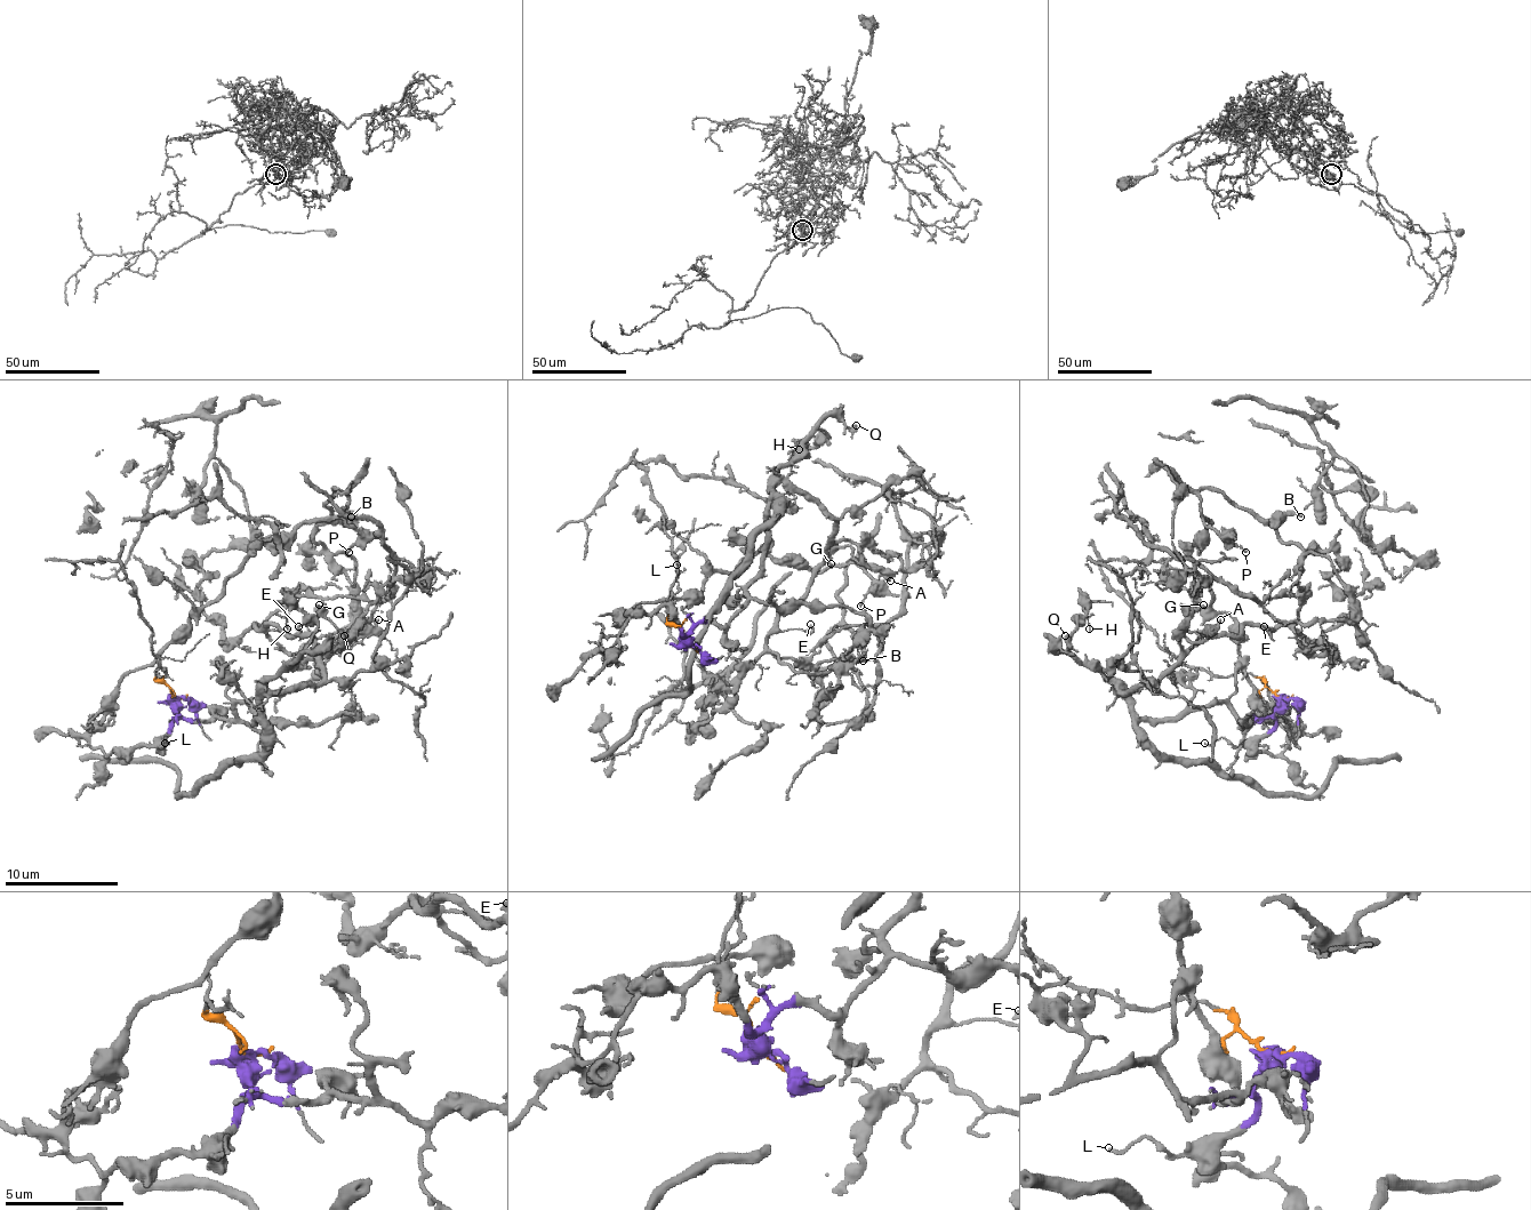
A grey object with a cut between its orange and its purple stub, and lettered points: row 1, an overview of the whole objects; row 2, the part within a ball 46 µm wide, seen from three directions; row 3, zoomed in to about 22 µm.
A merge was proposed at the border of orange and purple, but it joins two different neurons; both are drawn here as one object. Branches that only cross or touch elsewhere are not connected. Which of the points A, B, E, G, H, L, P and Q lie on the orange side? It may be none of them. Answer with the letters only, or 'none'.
B, P

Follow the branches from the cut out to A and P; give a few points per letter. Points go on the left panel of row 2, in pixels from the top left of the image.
A: (177, 698), (189, 721), (245, 704), (256, 718), (265, 698), (313, 687), (336, 638), (378, 618)
P: (177, 698), (157, 678), (154, 658), (262, 542), (285, 542), (305, 521), (342, 519), (359, 530), (347, 553)

